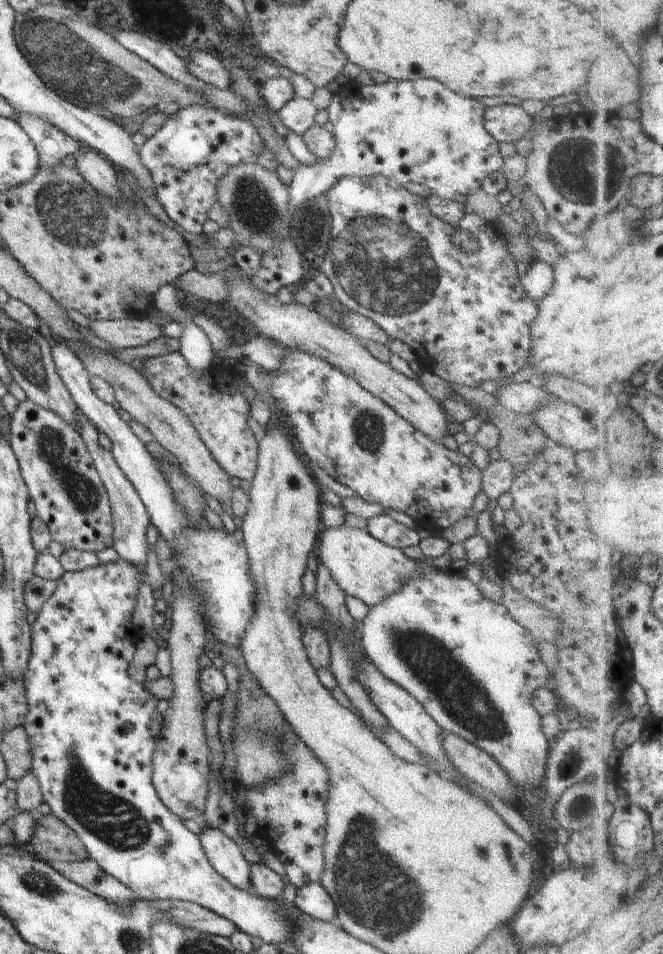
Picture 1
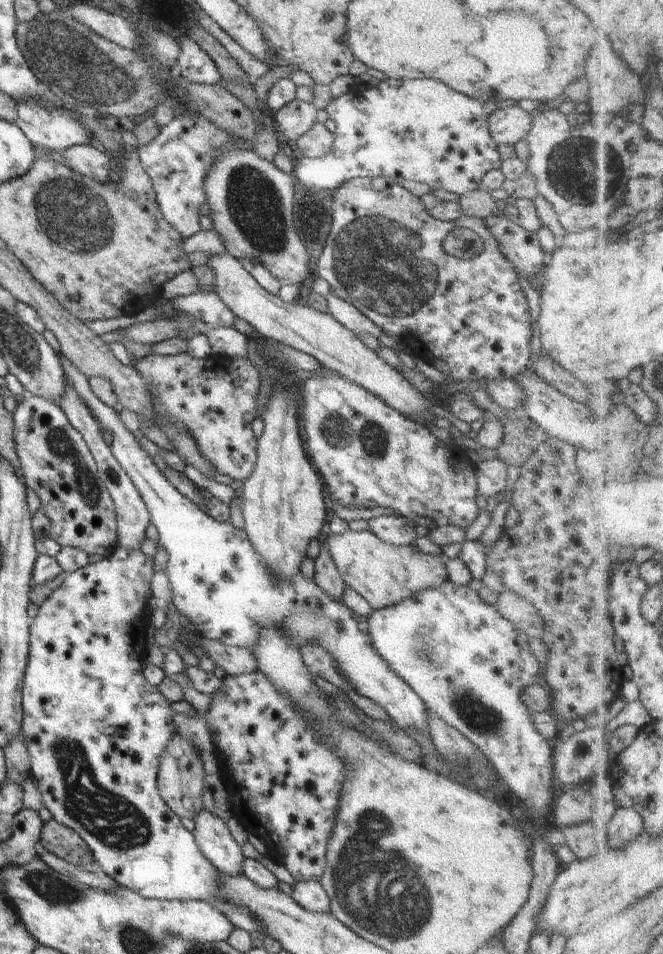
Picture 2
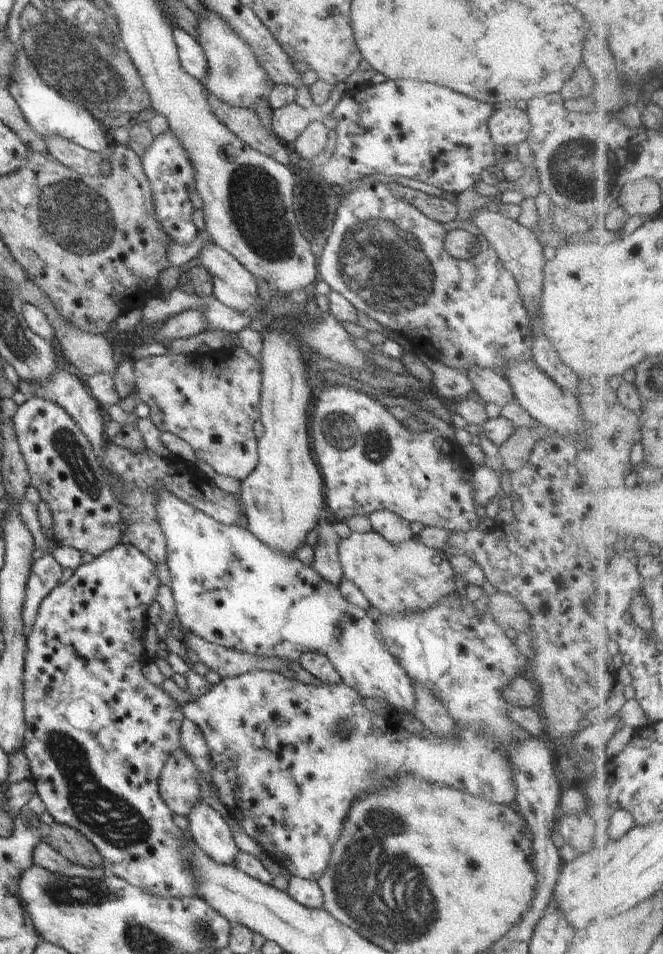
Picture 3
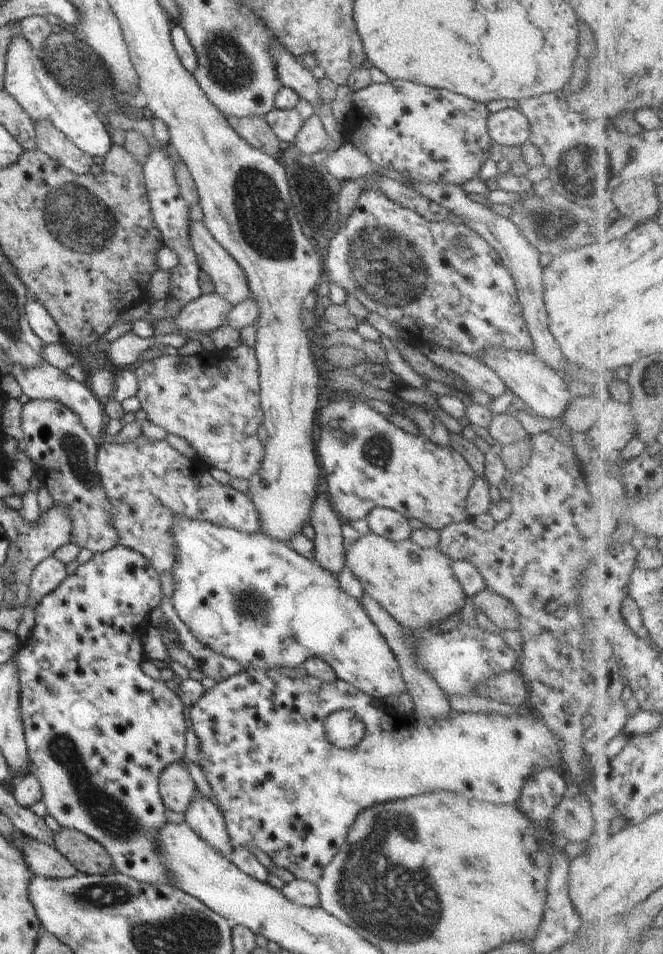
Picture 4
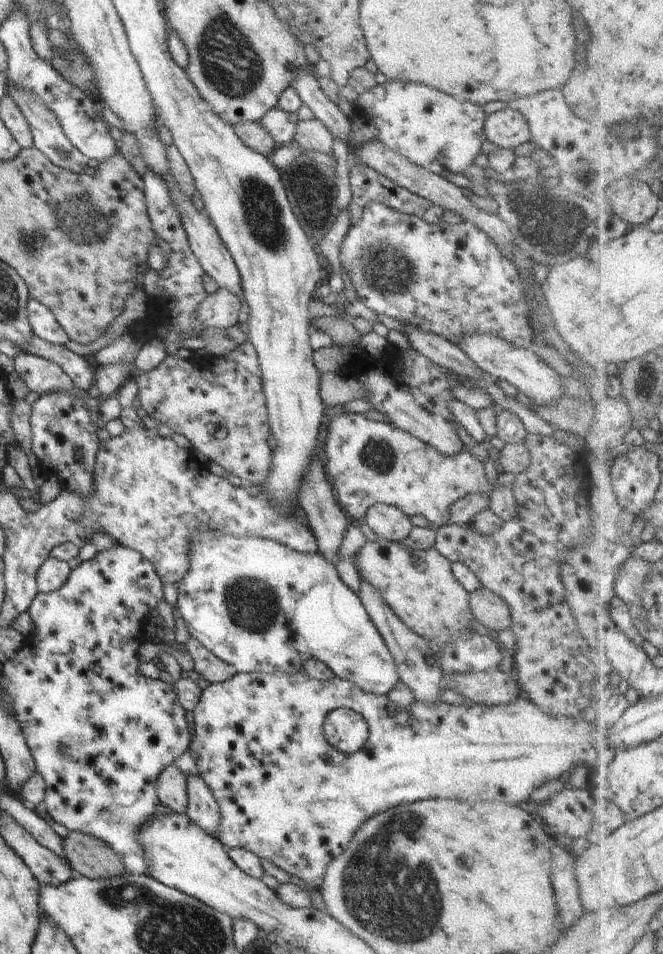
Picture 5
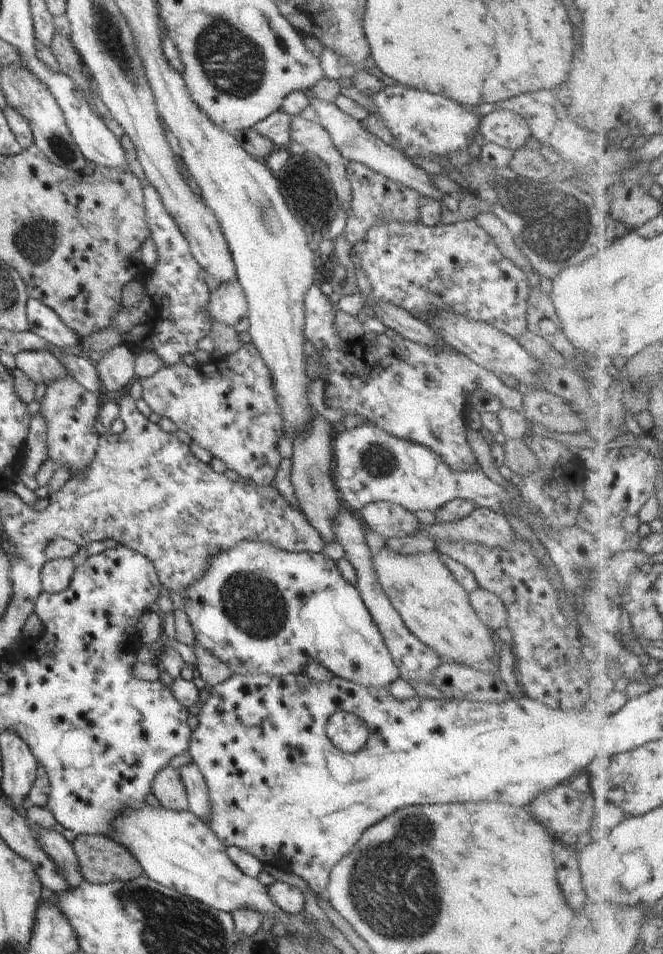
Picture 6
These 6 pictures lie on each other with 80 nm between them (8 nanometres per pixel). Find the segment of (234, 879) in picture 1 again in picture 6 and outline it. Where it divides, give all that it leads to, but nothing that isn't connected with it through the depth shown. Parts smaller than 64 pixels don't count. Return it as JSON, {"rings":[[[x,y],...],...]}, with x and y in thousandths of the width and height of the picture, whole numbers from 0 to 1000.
{"rings":[[[284,800],[265,806],[276,818],[285,850],[312,864],[312,855],[317,851],[314,825],[305,810],[293,800]]]}

